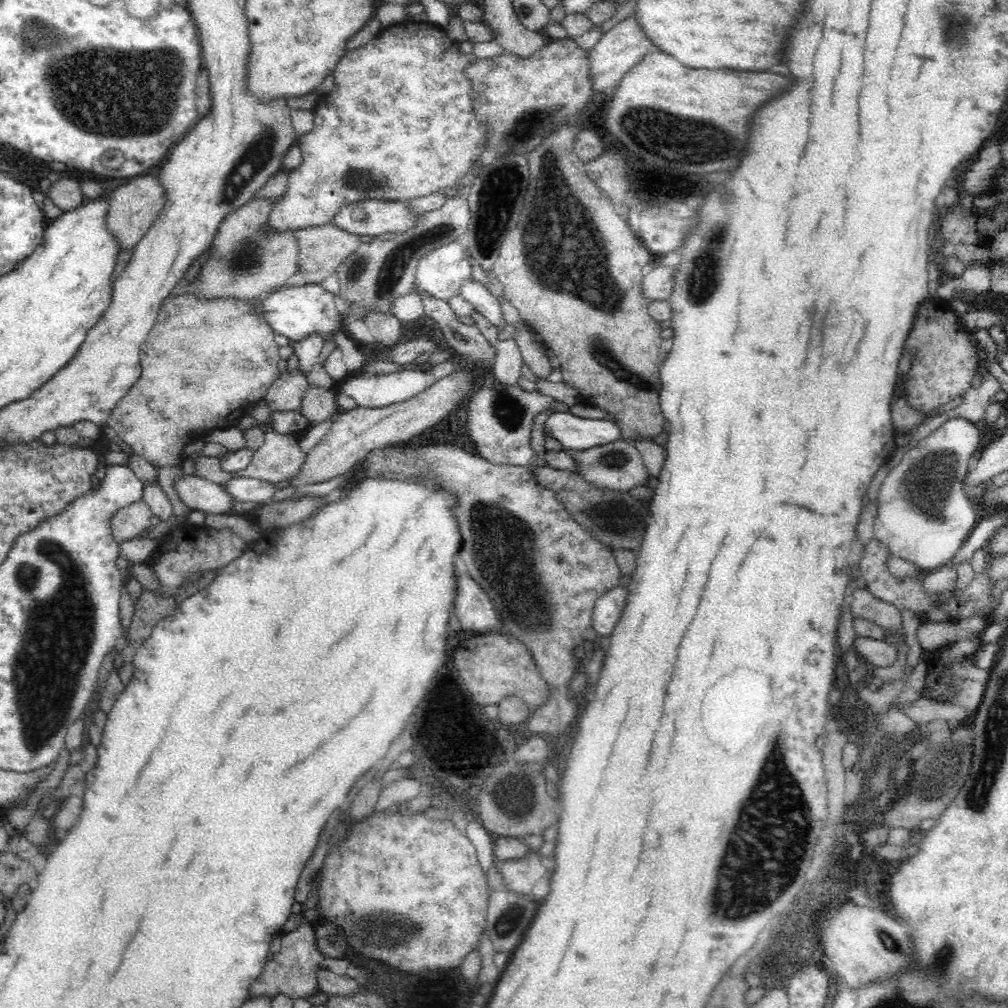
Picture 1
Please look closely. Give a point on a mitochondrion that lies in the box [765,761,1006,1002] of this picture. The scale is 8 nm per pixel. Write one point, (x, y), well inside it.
(935, 971)

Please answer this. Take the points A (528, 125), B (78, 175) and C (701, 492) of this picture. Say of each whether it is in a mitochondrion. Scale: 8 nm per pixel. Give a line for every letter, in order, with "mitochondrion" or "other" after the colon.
A: mitochondrion
B: other
C: other

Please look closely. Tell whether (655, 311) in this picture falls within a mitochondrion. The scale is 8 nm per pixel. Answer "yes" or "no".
no

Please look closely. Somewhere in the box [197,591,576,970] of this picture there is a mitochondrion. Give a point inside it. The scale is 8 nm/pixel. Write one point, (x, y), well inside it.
(398, 929)

